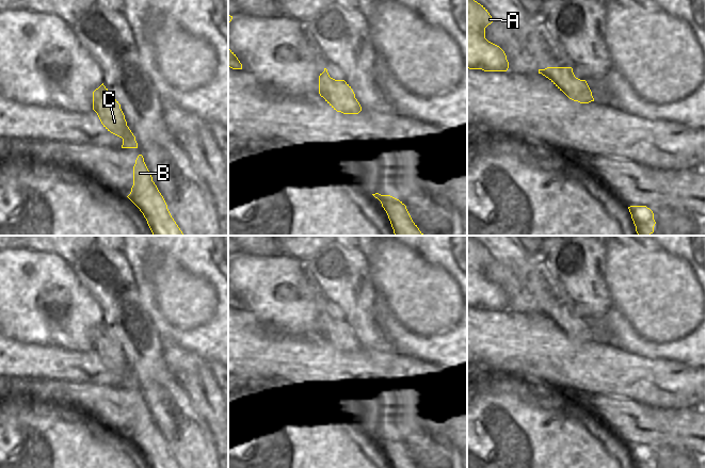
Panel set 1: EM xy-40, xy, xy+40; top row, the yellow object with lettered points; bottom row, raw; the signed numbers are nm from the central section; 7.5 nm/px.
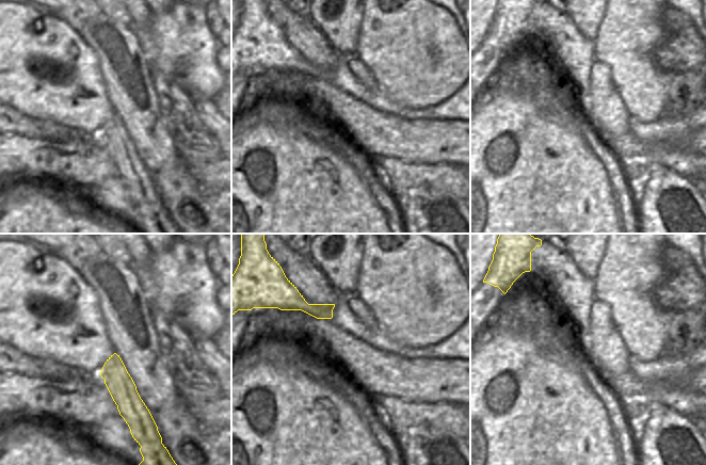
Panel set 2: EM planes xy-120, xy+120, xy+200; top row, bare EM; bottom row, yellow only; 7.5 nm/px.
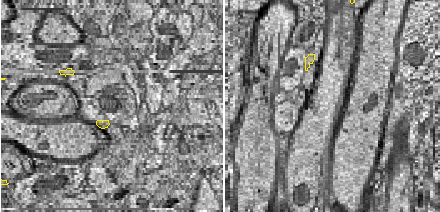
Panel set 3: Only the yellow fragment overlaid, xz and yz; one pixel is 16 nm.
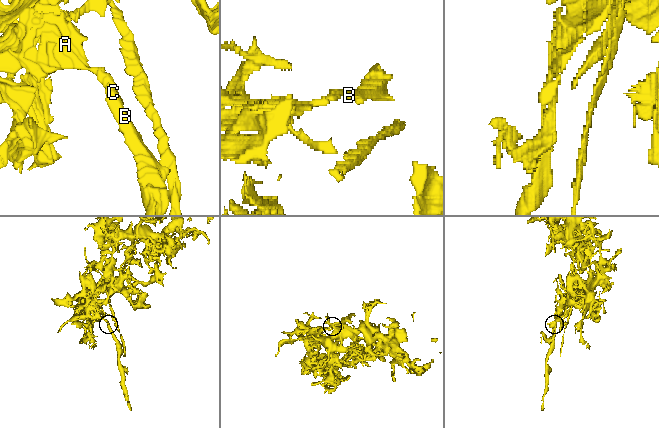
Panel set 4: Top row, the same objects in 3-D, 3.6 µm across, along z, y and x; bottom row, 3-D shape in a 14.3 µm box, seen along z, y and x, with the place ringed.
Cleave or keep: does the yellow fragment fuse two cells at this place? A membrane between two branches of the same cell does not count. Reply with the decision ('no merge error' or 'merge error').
merge error

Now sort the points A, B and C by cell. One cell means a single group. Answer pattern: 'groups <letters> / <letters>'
groups A / B C

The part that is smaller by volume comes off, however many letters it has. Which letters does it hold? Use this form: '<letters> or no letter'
B, C

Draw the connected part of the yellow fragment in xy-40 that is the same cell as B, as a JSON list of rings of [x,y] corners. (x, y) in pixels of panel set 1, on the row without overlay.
[[[139,393],[133,405],[133,424],[127,435],[143,452],[150,468],[180,468],[172,456],[167,443],[153,420],[153,416]]]

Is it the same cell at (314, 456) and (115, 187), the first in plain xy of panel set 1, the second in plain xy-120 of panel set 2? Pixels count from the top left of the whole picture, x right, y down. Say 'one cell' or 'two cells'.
two cells

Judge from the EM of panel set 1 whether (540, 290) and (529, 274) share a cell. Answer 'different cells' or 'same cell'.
same cell

